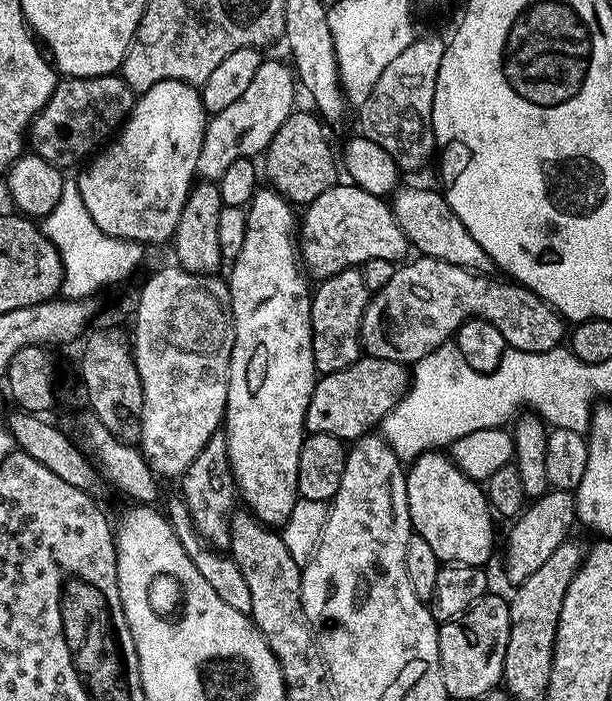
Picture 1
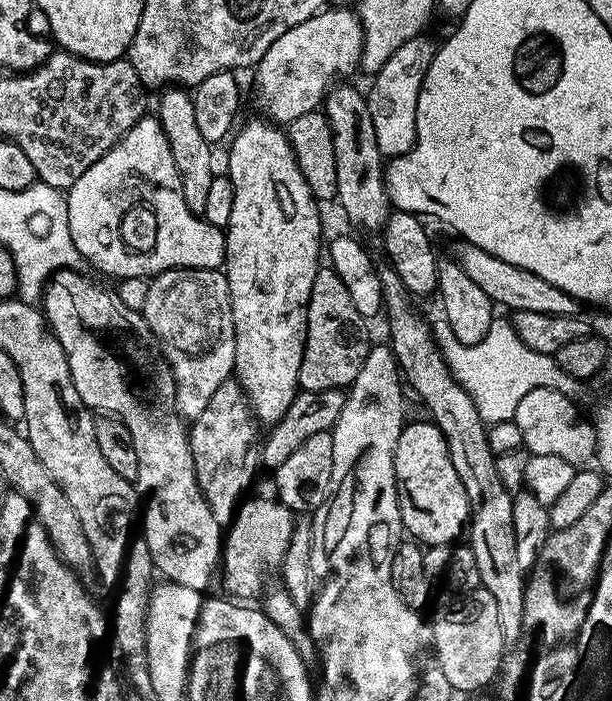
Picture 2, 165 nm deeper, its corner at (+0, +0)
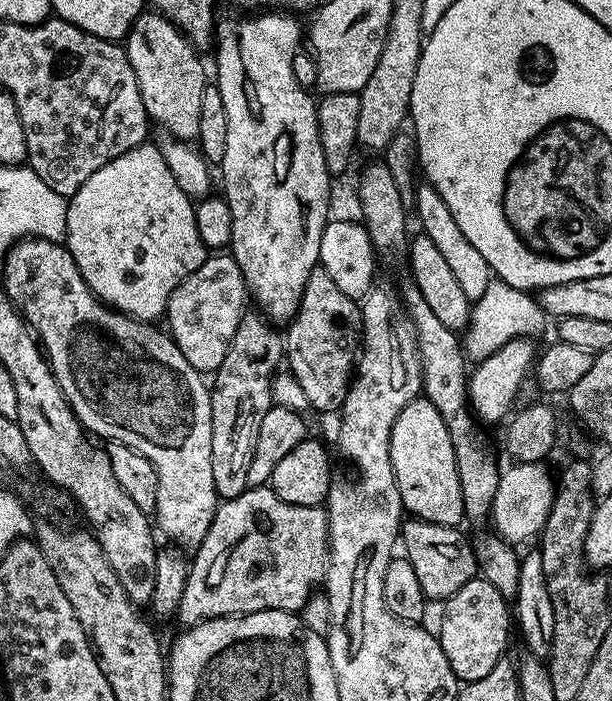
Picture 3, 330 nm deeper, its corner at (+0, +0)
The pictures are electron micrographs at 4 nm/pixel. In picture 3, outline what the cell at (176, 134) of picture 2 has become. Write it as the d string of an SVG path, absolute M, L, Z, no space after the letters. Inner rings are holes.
M145 10L128 31L126 51L149 121L157 120L175 140L195 141L200 134L204 89L210 80L204 77L204 64L192 41L159 12Z

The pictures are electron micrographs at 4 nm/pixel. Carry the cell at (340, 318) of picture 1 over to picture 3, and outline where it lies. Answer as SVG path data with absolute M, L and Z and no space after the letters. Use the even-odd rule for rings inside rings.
M317 266L310 278L306 278L306 290L287 328L286 364L292 377L302 386L302 394L306 394L308 399L308 408L339 413L346 402L348 385L352 383L358 363L358 349L362 344L361 305L342 294L330 274Z

